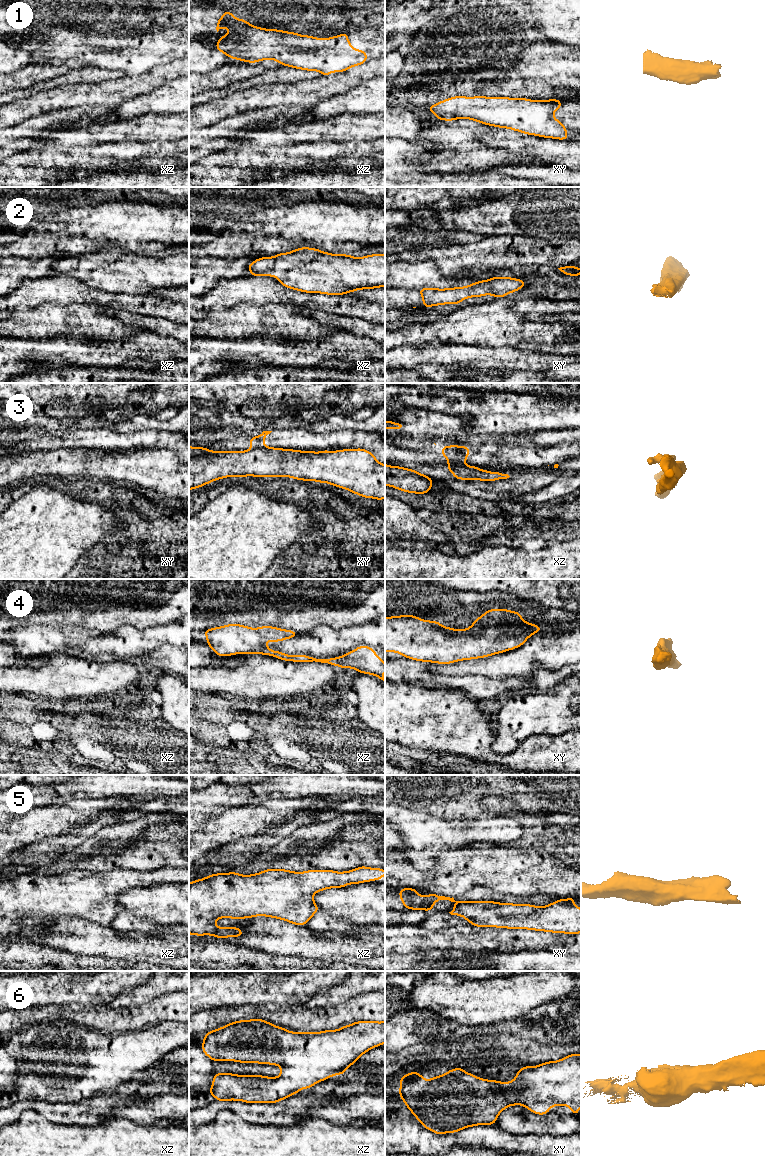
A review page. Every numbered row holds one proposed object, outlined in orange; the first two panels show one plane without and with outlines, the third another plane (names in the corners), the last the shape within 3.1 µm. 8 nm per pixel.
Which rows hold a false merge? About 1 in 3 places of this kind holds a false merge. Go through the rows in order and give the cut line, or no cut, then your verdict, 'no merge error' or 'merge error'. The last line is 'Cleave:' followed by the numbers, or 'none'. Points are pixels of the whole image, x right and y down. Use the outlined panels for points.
1: no cut | no merge error
2: no cut | no merge error
3: xz (459, 463), (454, 467), (454, 474) | merge error
4: no cut | no merge error
5: no cut | no merge error
6: no cut | no merge error
Cleave: 3

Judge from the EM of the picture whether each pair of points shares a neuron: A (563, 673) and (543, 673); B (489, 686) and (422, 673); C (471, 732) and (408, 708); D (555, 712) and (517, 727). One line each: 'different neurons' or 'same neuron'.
A: same neuron
B: same neuron
C: same neuron
D: same neuron

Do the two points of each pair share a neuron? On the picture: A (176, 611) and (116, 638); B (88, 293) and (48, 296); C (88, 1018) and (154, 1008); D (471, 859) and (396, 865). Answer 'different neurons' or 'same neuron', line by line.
A: different neurons
B: same neuron
C: same neuron
D: same neuron

